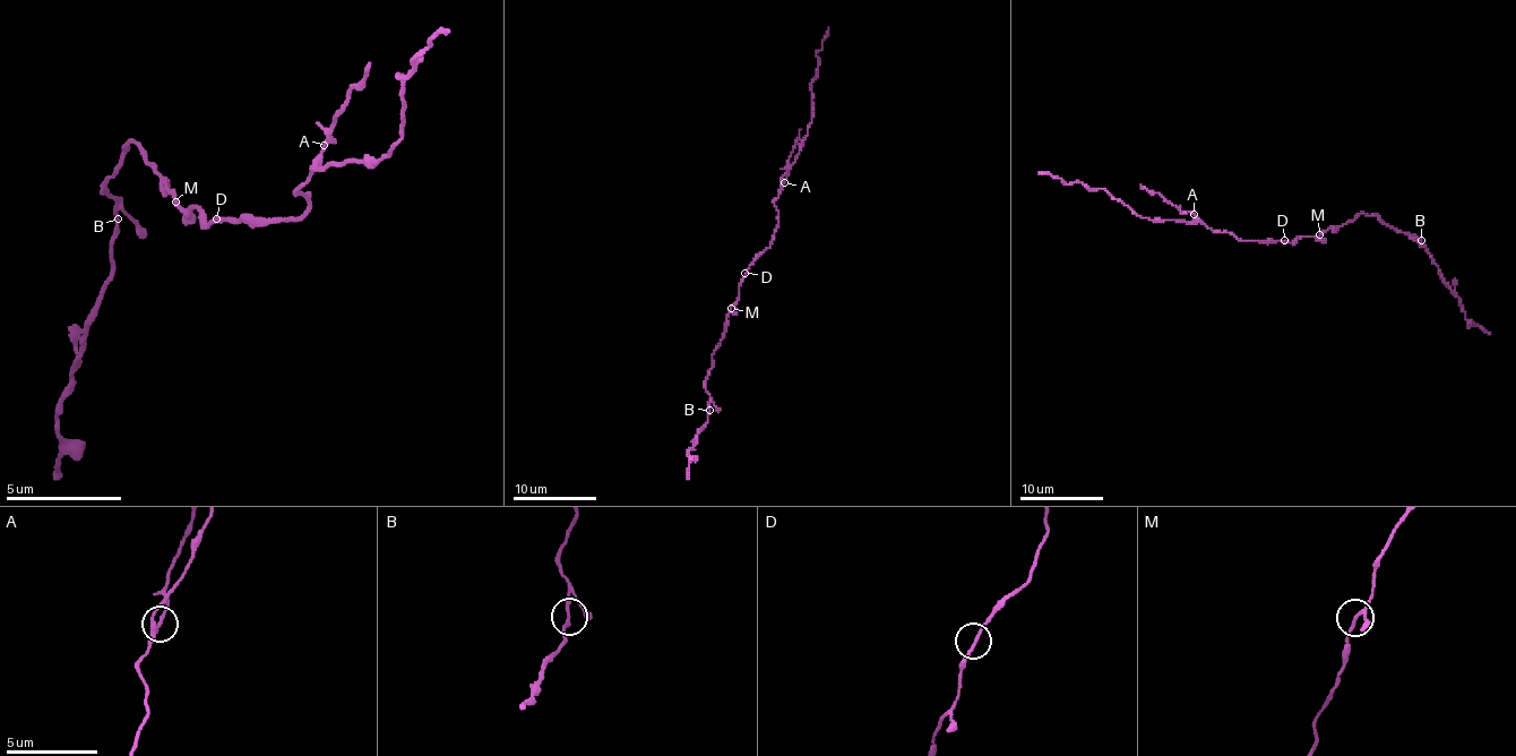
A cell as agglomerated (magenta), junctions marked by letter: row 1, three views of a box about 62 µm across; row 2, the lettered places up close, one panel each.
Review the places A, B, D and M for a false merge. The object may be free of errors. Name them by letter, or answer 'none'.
none

